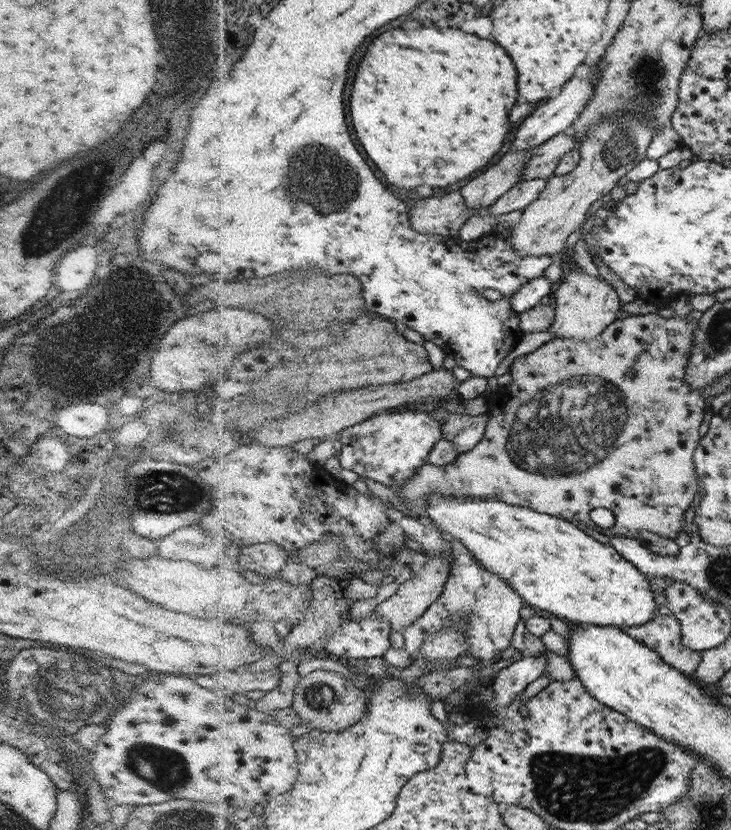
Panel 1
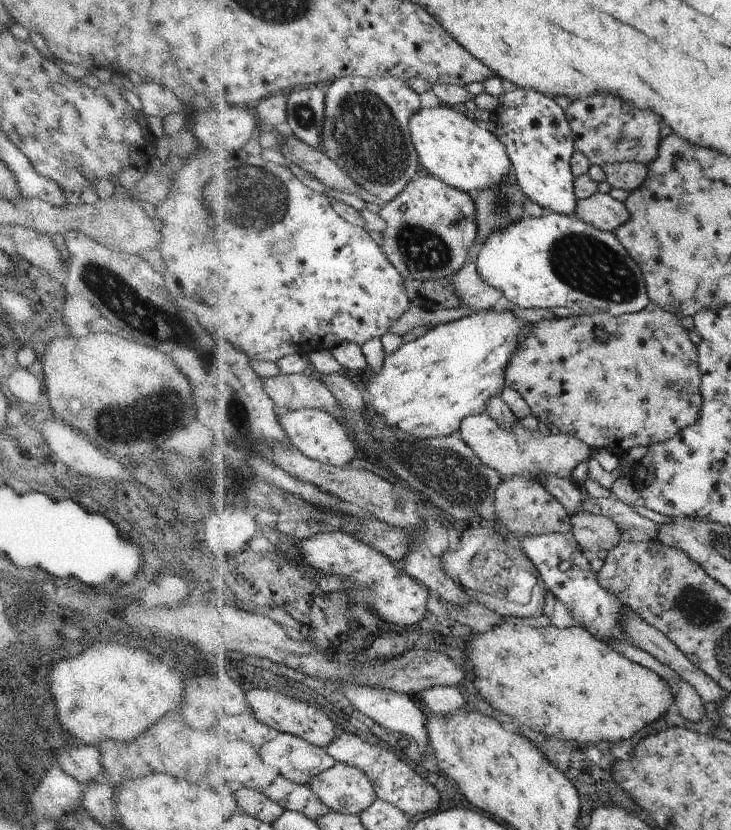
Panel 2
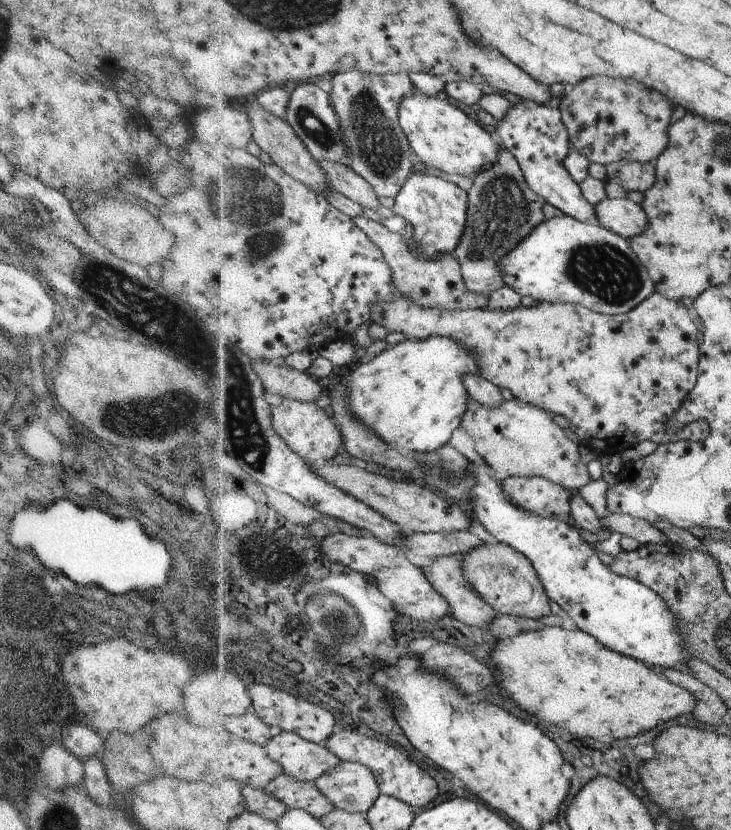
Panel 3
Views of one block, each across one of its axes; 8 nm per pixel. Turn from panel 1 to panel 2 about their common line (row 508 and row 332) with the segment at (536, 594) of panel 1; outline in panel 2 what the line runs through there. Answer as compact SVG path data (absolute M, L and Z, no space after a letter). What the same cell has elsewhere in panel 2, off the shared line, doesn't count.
M500 309L480 311L440 324L418 336L414 342L406 343L395 355L387 356L382 371L374 372L368 382L368 401L378 414L387 416L388 424L396 430L428 440L450 436L461 428L466 418L487 412L489 401L506 388L505 371L519 343L531 334L528 324L532 323L517 317L512 311Z

